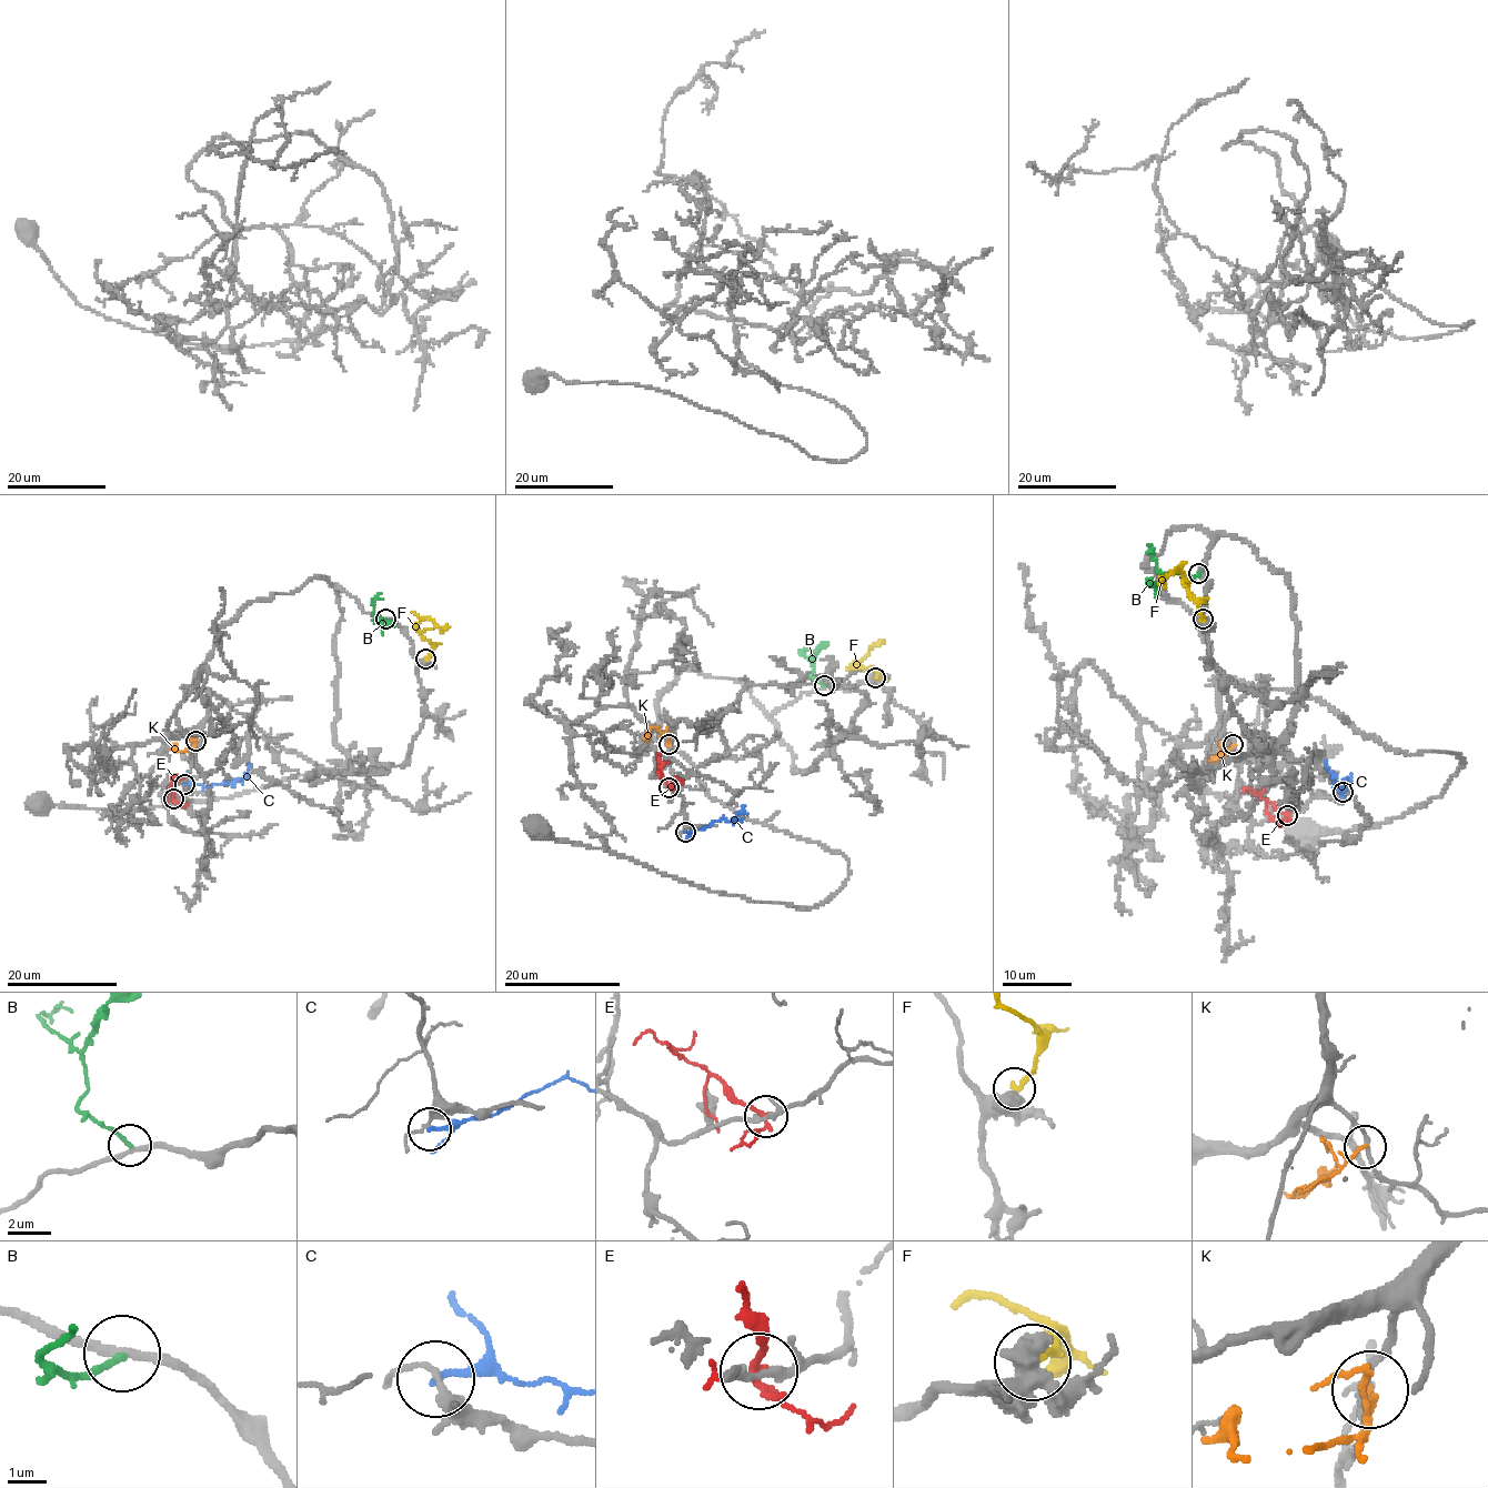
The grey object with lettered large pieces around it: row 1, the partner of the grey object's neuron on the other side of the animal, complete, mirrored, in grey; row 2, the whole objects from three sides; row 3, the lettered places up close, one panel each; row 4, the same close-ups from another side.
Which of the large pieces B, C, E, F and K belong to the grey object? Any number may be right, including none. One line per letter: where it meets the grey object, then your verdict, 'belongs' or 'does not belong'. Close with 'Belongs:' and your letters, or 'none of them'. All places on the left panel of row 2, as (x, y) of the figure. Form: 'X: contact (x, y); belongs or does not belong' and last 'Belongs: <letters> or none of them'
B: contact (385, 619); does not belong
C: contact (184, 784); does not belong
E: contact (173, 798); does not belong
F: contact (425, 659); does not belong
K: contact (195, 741); does not belong
Belongs: none of them

